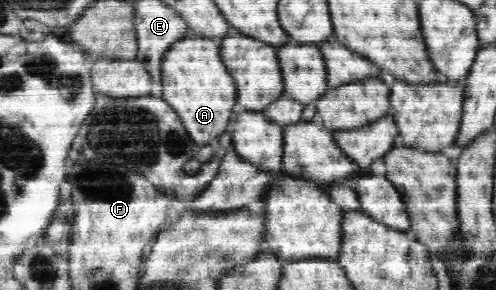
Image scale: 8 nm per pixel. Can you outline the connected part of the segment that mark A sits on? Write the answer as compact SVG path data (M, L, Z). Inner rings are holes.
M206 37L178 40L162 60L161 82L162 98L178 113L198 148L208 145L212 138L226 130L238 89L232 73L222 61L219 40Z

